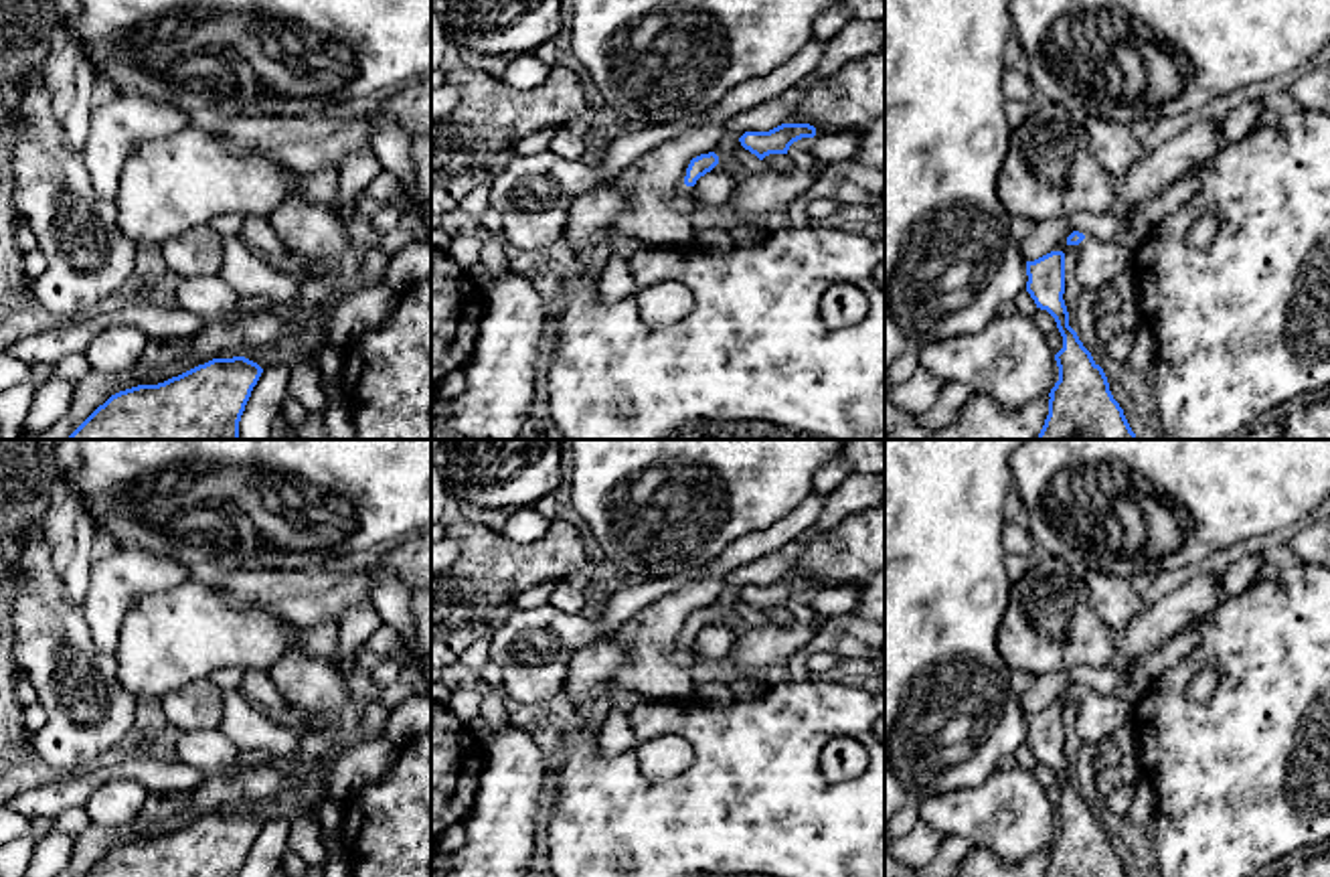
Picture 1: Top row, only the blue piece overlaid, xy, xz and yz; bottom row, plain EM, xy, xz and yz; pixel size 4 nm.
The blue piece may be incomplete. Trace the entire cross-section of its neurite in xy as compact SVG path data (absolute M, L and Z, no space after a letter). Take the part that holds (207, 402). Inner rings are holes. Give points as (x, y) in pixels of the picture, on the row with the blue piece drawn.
M213 358L158 385L111 395L67 440L239 440L239 421L263 369L245 358Z

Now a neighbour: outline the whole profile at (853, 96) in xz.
M885 51L850 61L812 83L785 124L814 126L814 138L798 140L810 148L820 136L868 128L881 115L885 115Z

